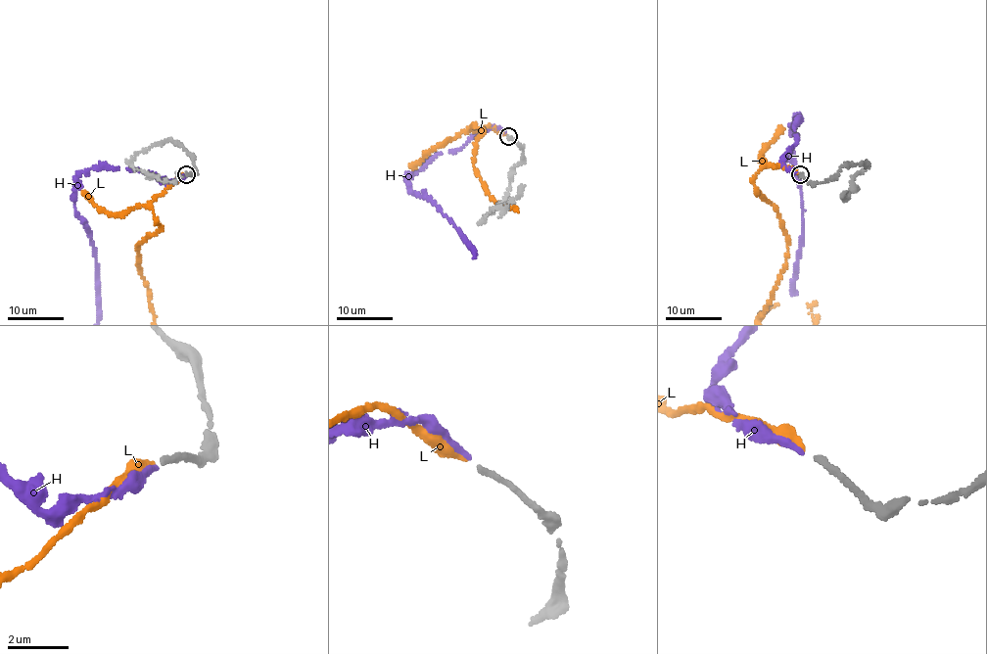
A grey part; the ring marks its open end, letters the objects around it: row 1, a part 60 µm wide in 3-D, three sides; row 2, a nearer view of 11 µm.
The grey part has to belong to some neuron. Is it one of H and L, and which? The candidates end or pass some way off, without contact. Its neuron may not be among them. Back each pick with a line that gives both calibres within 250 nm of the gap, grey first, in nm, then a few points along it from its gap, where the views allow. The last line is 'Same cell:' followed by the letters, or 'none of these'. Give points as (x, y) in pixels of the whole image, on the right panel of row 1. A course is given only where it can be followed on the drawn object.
L: Thickness 190 nm (grey) against 360 nm
Same cell: L

